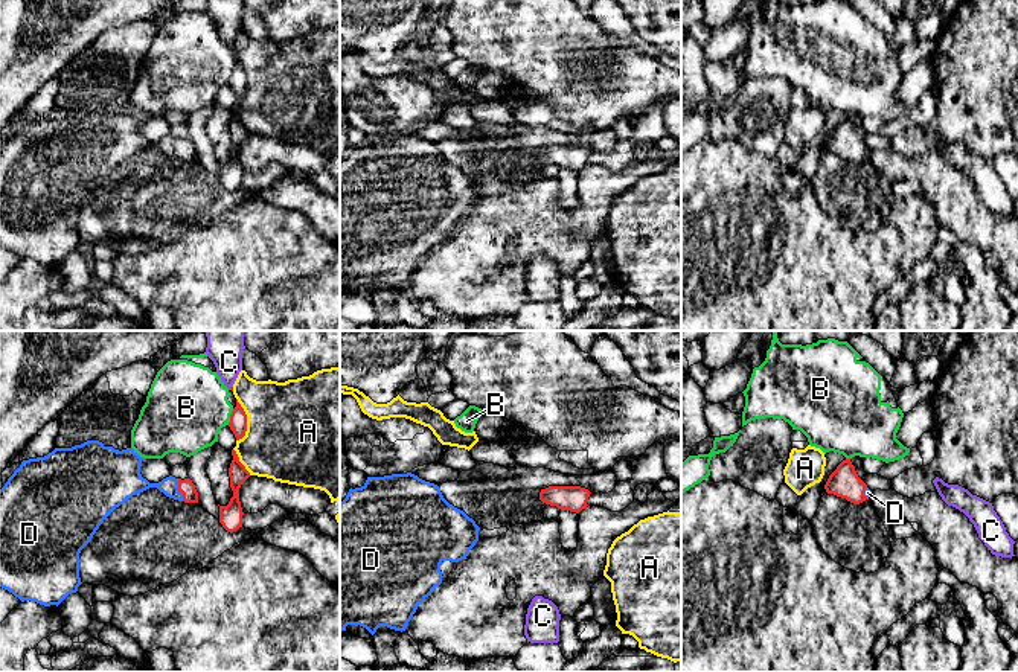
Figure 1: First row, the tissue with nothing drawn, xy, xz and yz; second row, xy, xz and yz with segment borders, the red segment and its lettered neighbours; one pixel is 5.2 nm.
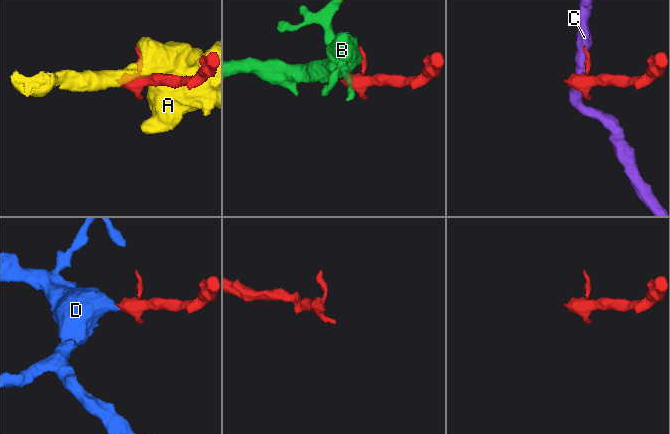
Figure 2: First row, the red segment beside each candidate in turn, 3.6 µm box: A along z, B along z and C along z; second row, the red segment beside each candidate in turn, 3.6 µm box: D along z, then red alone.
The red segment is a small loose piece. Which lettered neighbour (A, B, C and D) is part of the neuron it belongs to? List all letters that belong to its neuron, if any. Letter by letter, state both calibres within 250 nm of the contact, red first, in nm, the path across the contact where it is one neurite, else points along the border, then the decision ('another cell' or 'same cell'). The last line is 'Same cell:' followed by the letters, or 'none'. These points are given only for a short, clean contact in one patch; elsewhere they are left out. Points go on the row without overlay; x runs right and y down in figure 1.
A: 100/480 nm | another cell
B: 100/440 nm | along xy (233, 67), (227, 83) | another cell
C: 20/160 nm | along xy (232, 44), (229, 48) | another cell
D: 80/120 nm | across xy (185, 145), (179, 148), (133, 142) | same cell
Same cell: D

